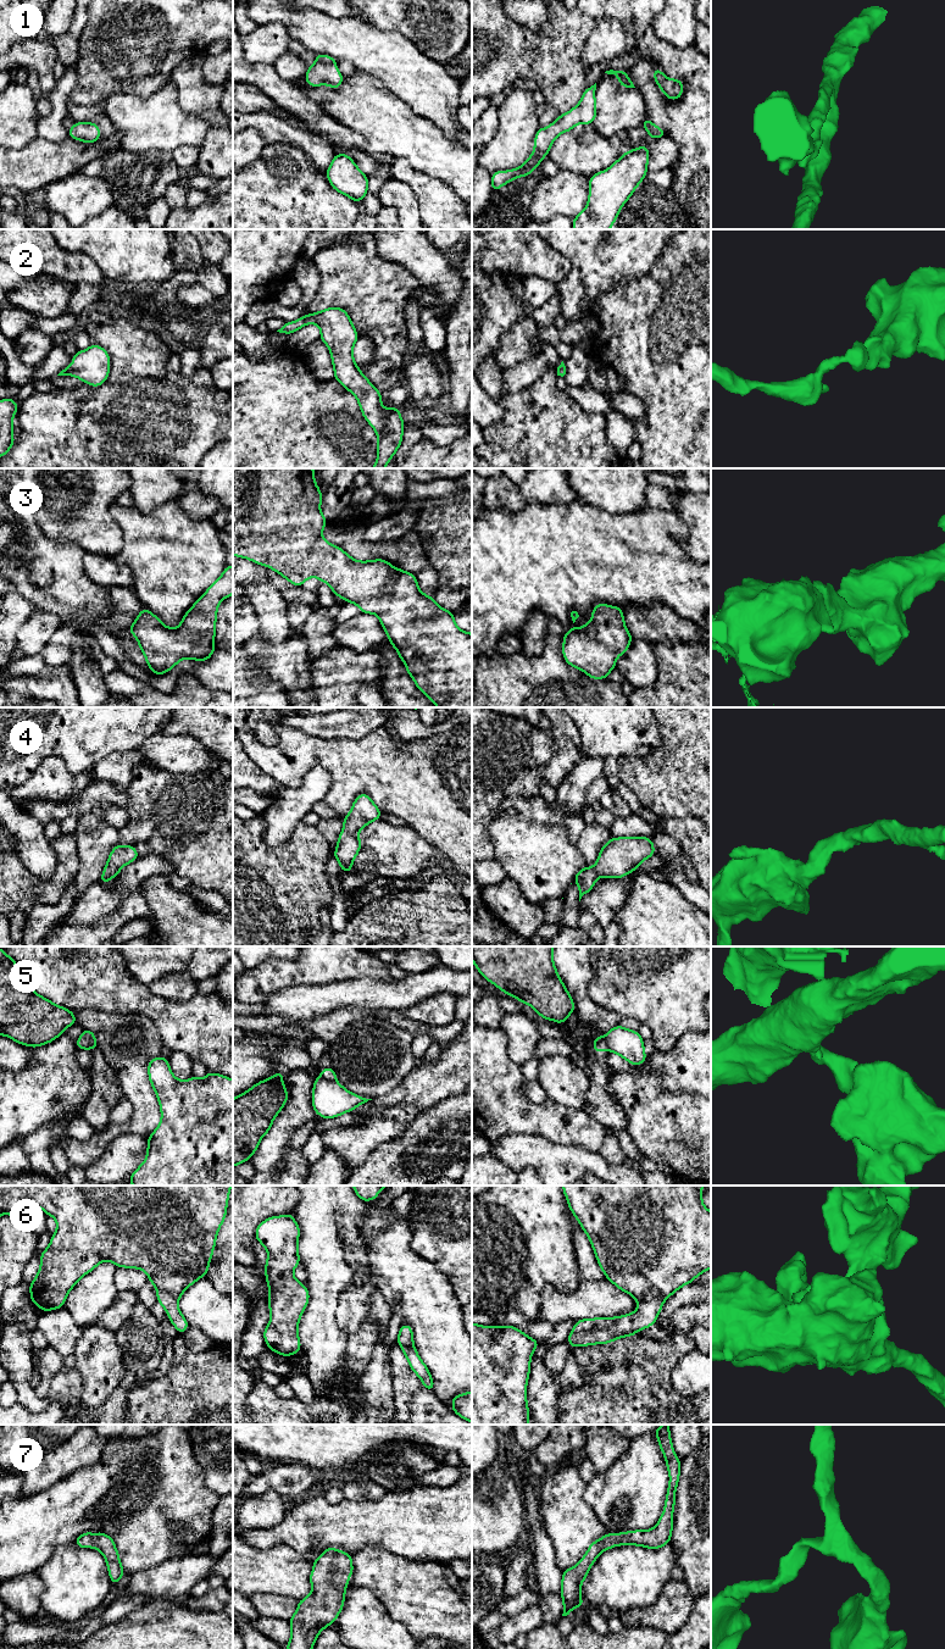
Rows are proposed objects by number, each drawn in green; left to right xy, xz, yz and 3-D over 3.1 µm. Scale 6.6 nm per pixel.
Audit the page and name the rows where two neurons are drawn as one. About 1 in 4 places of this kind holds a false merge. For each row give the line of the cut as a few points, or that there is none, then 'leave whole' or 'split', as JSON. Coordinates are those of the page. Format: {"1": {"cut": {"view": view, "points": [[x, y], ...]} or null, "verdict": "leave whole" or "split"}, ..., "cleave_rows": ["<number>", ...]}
{"1": {"cut": null, "verdict": "leave whole"}, "2": {"cut": null, "verdict": "leave whole"}, "3": {"cut": null, "verdict": "leave whole"}, "4": {"cut": null, "verdict": "leave whole"}, "5": {"cut": {"view": "xz", "points": [[321, 1075], [335, 1081]]}, "verdict": "split"}, "6": {"cut": null, "verdict": "leave whole"}, "7": {"cut": null, "verdict": "leave whole"}, "cleave_rows": ["5"]}

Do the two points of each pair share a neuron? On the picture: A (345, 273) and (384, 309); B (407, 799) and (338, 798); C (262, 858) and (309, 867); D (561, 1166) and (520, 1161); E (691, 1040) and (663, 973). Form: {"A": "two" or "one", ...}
{"A": "one", "B": "one", "C": "one", "D": "one", "E": "two"}

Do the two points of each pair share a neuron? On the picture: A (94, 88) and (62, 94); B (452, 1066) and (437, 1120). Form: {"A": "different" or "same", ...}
{"A": "different", "B": "different"}

